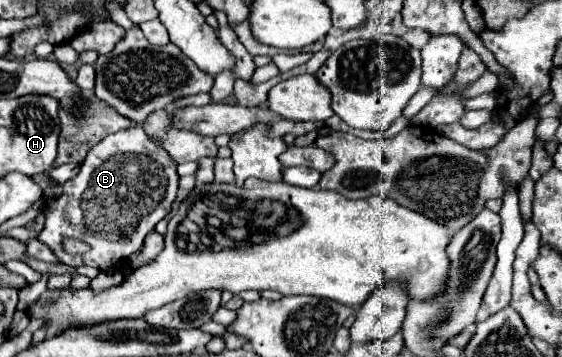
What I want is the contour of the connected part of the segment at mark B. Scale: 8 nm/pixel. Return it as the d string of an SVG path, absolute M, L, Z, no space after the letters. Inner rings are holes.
M140 126L108 134L92 146L76 178L50 188L46 174L34 176L46 200L46 224L38 240L46 244L60 262L74 268L78 268L80 262L98 270L120 268L142 248L146 234L168 216L176 200L178 178L176 162L172 162L170 154L162 146L156 146ZM64 236L88 242L92 250L82 256L66 254L62 250Z

